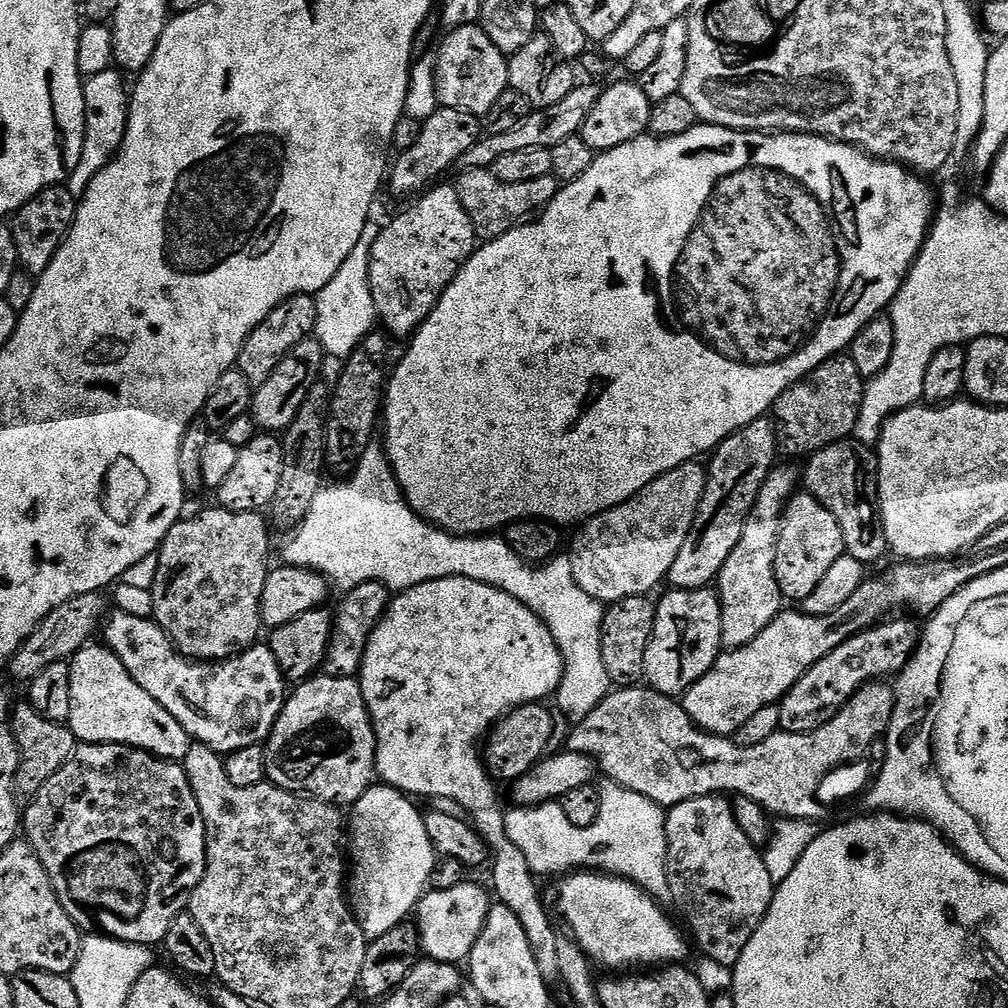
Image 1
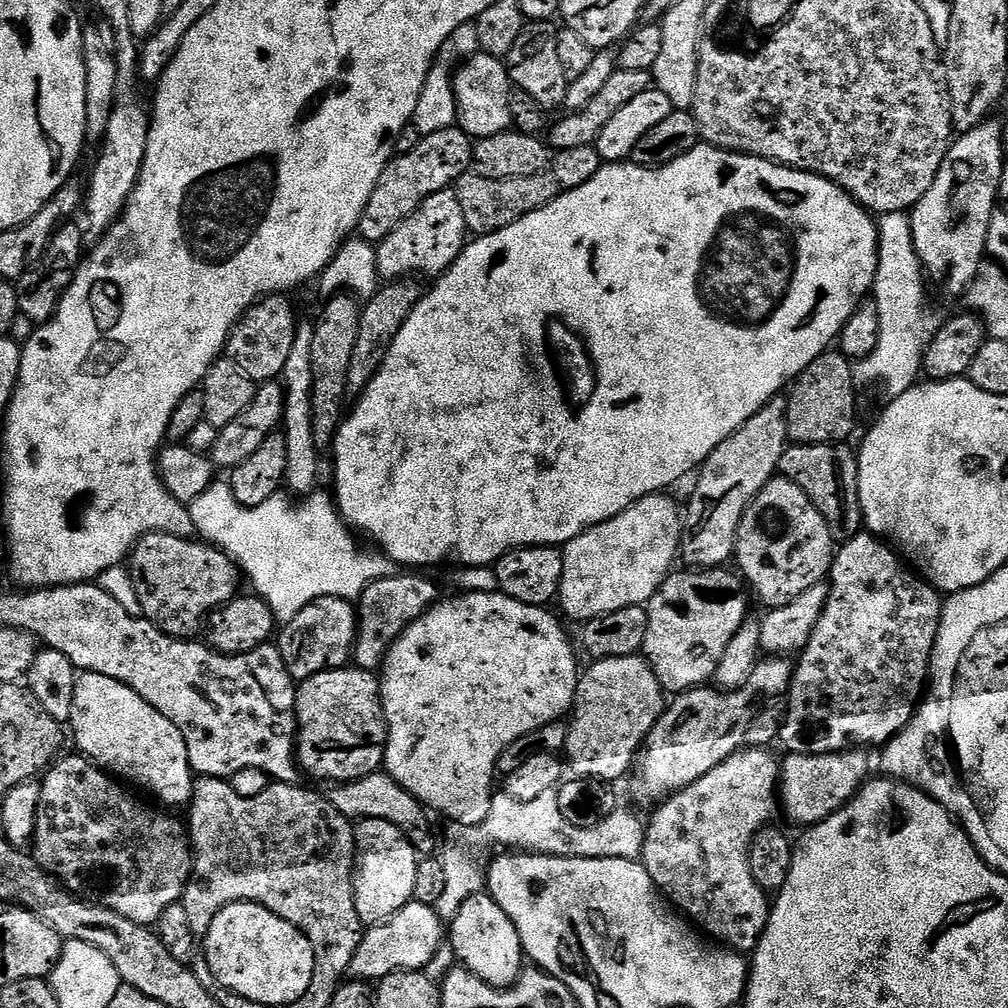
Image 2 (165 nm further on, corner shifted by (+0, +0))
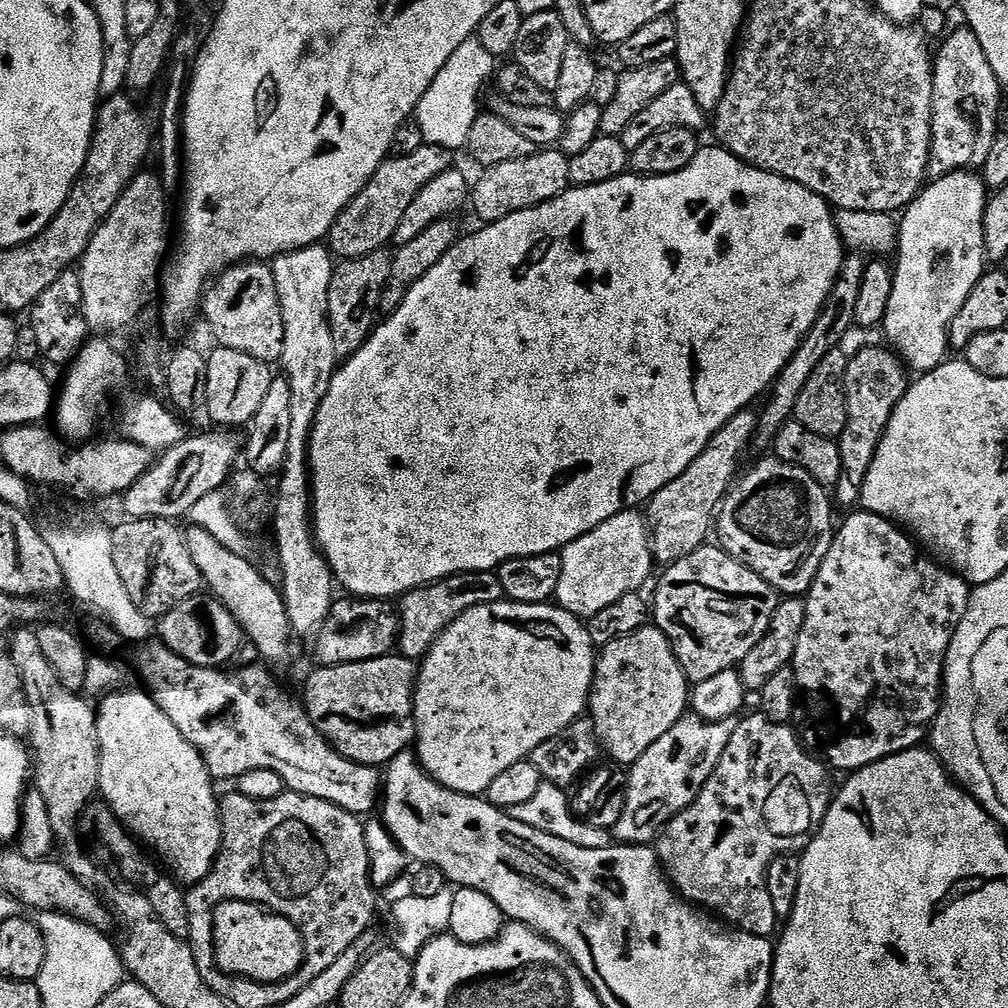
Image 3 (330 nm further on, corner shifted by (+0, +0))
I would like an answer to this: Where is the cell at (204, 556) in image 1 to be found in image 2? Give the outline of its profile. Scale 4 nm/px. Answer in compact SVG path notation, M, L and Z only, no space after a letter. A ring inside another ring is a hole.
M168 530L147 532L130 553L130 568L142 585L143 591L139 593L140 606L147 619L155 620L161 626L173 624L176 628L192 628L199 620L207 621L213 612L222 608L229 600L236 599L241 591L241 569L224 548L201 542L199 539L196 541L187 540L184 536L171 536L172 534Z

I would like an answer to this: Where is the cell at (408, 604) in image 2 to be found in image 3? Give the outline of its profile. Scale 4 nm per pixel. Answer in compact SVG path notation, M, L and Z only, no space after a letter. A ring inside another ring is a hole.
M495 571L463 572L457 576L447 576L421 588L404 593L398 600L400 632L396 635L399 655L413 662L423 661L424 655L432 648L432 643L443 634L466 610L483 604L493 604L505 599Z

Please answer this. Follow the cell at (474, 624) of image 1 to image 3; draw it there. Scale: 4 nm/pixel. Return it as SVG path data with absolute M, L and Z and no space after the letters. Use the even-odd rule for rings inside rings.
M505 598L493 604L483 604L466 610L432 643L432 648L424 655L418 668L414 689L416 702L414 751L418 757L418 763L443 788L449 788L467 796L483 797L488 791L490 782L494 782L494 778L498 778L498 774L503 774L505 770L510 770L510 766L529 759L536 747L550 738L554 738L560 732L566 731L585 715L592 695L592 679L596 673L597 659L598 652L592 643L585 621L555 603L518 604L514 600Z

